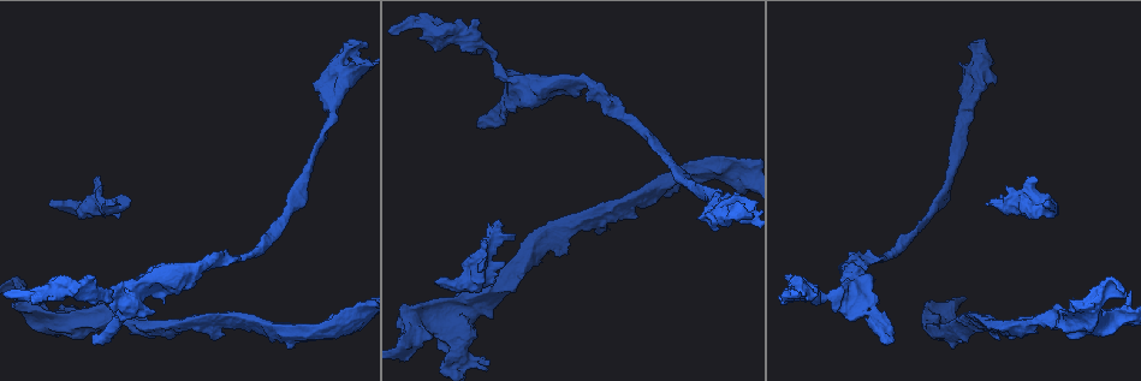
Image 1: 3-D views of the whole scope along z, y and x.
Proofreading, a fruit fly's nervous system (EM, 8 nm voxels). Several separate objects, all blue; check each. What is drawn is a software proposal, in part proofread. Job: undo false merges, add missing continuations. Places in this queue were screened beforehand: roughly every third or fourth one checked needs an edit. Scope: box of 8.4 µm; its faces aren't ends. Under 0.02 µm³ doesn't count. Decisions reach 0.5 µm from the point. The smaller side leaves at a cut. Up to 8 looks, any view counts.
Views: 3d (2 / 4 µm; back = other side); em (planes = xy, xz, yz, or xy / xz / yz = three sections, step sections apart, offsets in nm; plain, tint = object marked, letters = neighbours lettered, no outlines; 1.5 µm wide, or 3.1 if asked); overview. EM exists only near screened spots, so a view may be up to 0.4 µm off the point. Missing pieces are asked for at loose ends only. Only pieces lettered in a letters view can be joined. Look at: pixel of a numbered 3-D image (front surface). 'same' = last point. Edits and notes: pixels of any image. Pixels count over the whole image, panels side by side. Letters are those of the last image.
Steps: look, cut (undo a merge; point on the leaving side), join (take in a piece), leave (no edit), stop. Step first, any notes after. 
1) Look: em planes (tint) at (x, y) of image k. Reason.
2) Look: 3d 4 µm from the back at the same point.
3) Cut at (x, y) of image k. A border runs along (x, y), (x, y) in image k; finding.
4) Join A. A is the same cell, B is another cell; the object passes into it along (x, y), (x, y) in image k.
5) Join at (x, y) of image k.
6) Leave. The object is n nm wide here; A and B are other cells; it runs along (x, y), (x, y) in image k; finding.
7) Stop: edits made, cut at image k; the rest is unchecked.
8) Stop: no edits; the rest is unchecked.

Look: 3d 4 µm at (888, 342) of image 1. Free end.

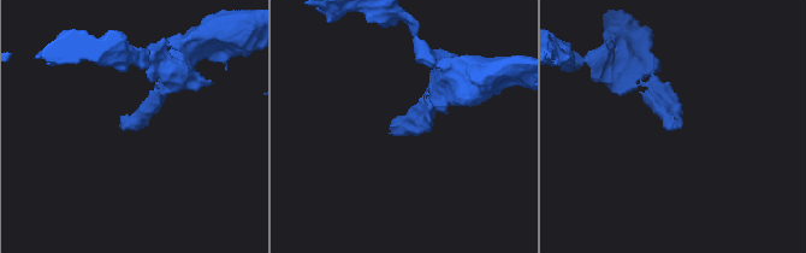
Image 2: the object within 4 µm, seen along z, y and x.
Look: em yz step 8 (tint) at (395, 133) of image 2.

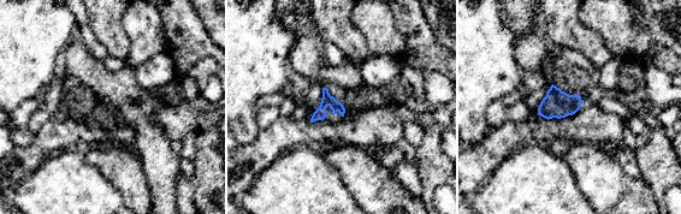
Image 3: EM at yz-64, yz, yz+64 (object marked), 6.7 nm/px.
Look: em planes (letters) at the same point.

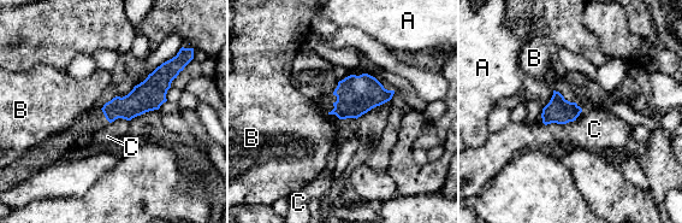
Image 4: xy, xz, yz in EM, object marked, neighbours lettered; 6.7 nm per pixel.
Leave. A, B and C are other cells; a border runs along (568, 122), (549, 123), (546, 125) in image 4; none of them fits.

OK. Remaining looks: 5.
Look: 3d 4 µm at (495, 62) of image 1. Calibre changes.

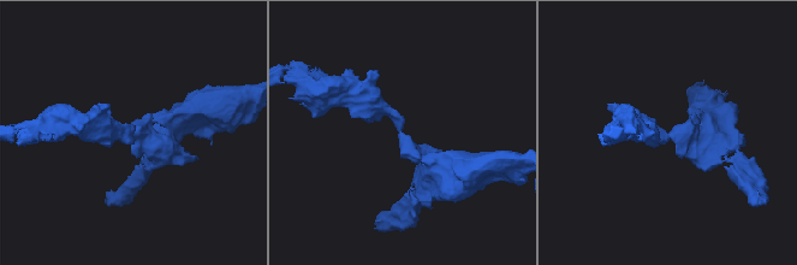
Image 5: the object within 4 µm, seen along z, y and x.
Look: em xz step 8 (tint) at (401, 131) of image 5. The arms are 340, 360 nm wide; need the tissue.

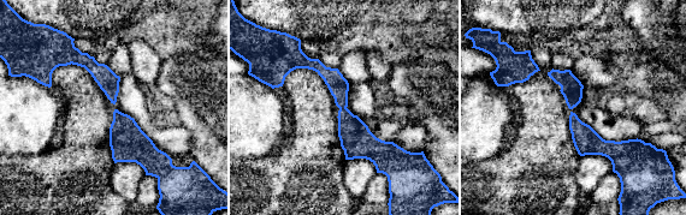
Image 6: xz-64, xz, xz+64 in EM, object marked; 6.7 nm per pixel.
Look: em planes (letters) at the same point. Another direction.

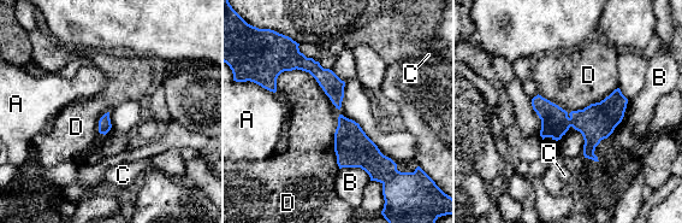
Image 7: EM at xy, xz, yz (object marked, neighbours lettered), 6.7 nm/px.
Leave. The object is 90 nm wide here; the longest contact is with D, 480 nm; A, B, C and D are other cells; all the same cell.

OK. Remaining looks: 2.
Look: 3d 2 µm at (733, 171) of image 1. A fork.

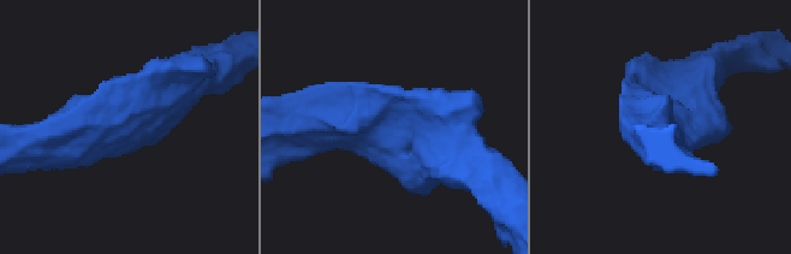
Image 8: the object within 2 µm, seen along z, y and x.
Look: em planes (letters) at (124, 128) of image 8.

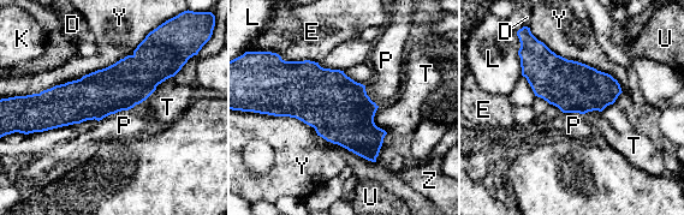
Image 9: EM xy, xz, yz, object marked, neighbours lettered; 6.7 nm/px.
Leave. The longest contact is with Y, 750 nm; D, E, K, L, P, T, U, Y and Z are other cells; it runs along (180, 61), (42, 100) in image 9; continuous, no second cell.

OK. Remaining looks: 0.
Stop: no edits; the rest is unchecked.

